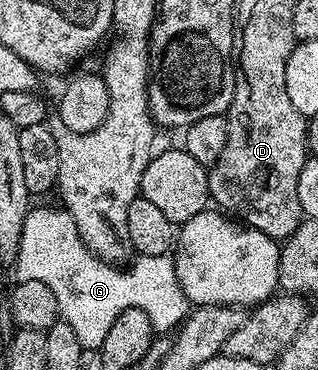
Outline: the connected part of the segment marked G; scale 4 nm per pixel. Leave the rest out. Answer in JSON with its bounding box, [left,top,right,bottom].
[23,208,192,349]

